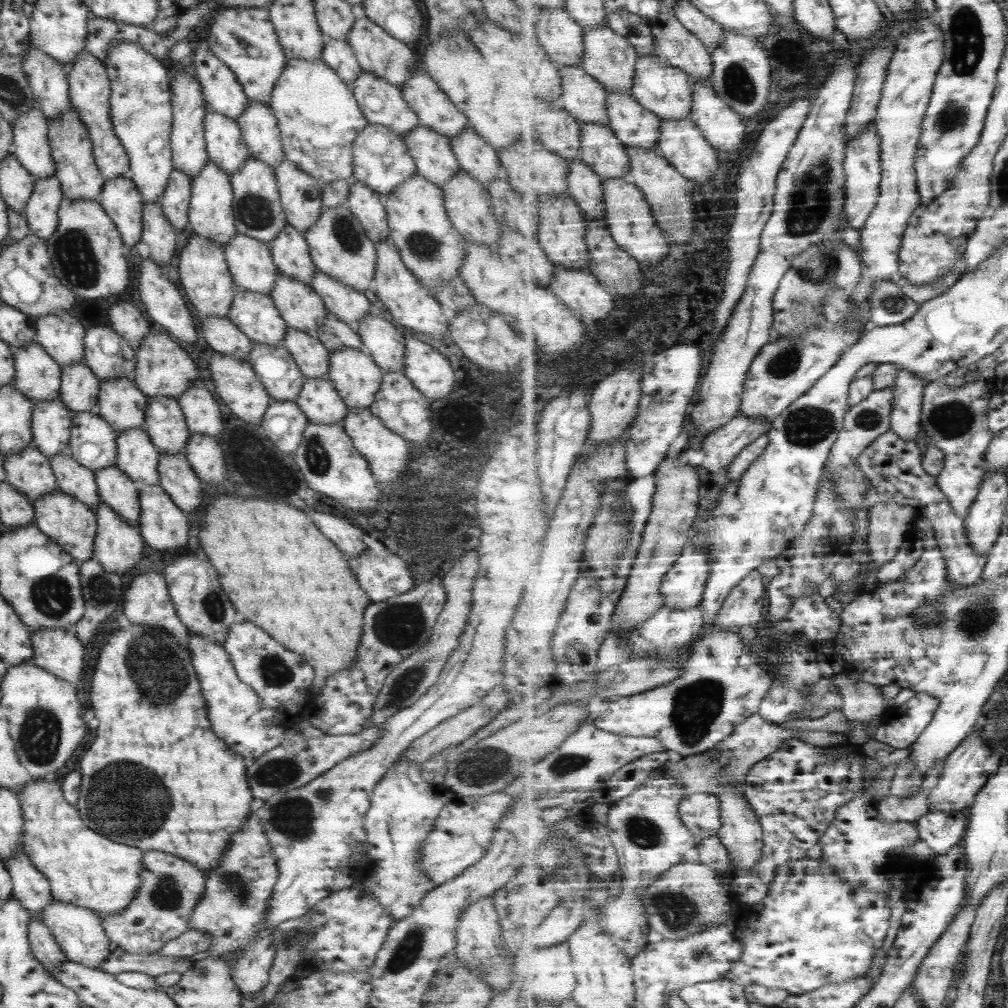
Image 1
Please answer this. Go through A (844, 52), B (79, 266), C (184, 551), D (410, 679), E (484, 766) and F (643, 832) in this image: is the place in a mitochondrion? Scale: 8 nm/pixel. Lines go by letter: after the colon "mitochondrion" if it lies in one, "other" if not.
A: other
B: mitochondrion
C: other
D: mitochondrion
E: mitochondrion
F: mitochondrion

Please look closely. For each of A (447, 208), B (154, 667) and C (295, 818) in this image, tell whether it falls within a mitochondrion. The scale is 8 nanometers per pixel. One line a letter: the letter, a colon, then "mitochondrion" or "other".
A: other
B: mitochondrion
C: mitochondrion

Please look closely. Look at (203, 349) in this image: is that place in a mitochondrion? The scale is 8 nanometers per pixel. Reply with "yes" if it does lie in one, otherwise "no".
no

